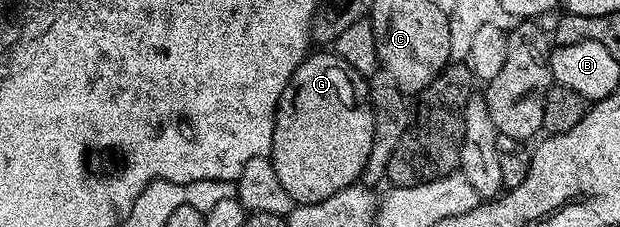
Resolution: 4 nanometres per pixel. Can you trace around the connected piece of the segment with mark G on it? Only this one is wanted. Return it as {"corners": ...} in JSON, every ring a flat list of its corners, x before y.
{"corners":[[311,52,300,63,280,99,274,116,272,147,268,154,270,162,276,167,276,176,295,205,320,203,320,199,328,199,336,195,336,191,344,191,344,187,355,184,366,170,374,142,374,112,367,78,350,72,333,52,318,52,322,53]]}

